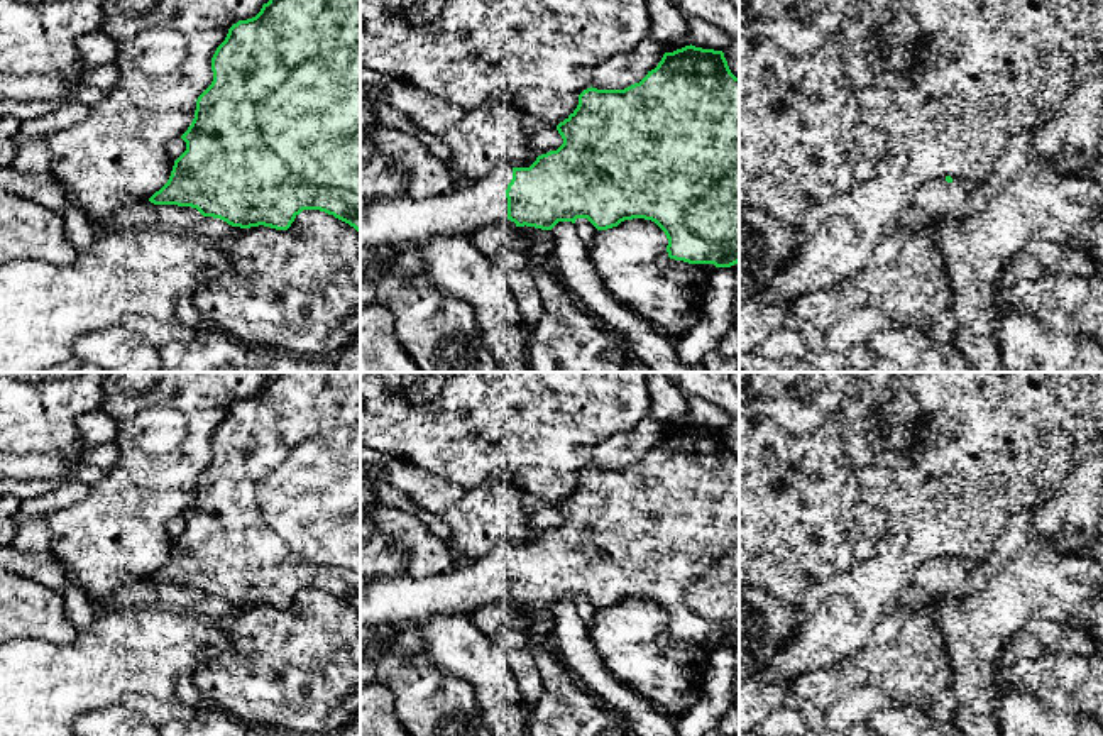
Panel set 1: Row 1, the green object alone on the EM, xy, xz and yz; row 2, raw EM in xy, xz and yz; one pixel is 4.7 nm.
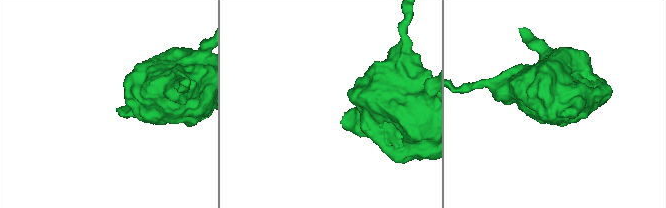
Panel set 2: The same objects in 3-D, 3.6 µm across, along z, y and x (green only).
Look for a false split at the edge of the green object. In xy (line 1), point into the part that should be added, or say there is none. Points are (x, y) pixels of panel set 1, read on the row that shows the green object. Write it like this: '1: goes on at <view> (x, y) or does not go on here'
1: does not go on here

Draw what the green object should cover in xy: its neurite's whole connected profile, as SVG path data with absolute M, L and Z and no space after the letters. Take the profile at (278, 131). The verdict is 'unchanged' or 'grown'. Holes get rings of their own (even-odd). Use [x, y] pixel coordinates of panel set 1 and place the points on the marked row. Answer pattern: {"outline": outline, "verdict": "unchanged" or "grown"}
{"outline": "M269 0L261 12L239 20L211 58L213 81L198 96L195 118L181 135L186 151L174 161L167 183L149 201L196 208L232 227L271 227L288 230L303 210L320 210L348 223L360 233L360 0Z", "verdict": "unchanged"}

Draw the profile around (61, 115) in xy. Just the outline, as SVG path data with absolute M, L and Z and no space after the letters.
M76 100L52 103L44 115L20 124L19 147L37 137L46 139L52 132L64 130L83 122L90 115L90 110L91 107Z

